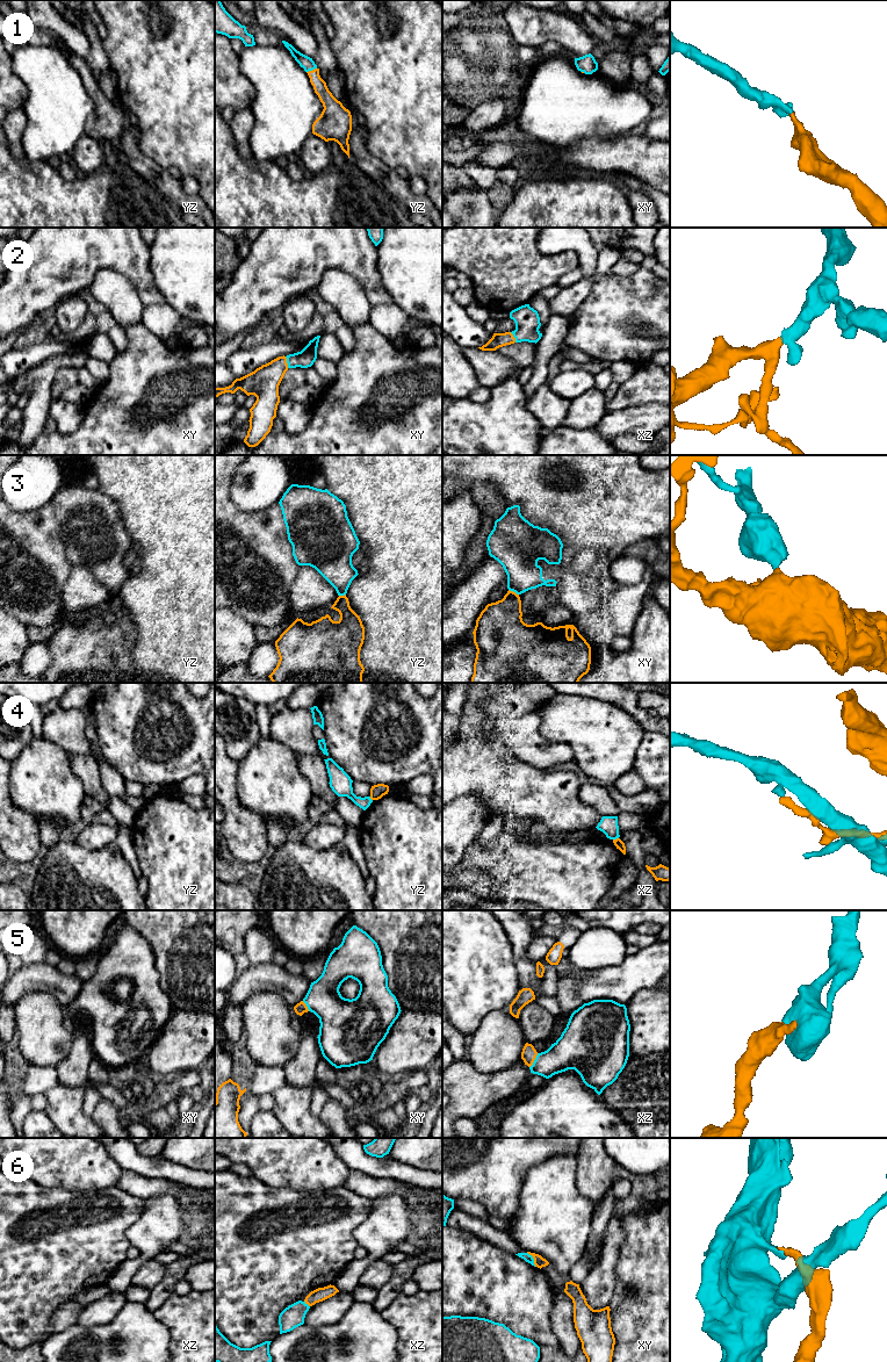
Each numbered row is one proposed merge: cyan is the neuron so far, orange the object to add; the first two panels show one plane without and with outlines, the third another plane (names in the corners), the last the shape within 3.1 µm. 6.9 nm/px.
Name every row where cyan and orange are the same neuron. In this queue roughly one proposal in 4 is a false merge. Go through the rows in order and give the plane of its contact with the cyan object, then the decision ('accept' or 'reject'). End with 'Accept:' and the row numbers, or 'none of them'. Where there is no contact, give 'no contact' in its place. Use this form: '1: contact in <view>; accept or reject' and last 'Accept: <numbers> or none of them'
1: contact in yz; accept
2: contact in xy; accept
3: contact in xy; reject
4: contact in xz; reject
5: contact in xz; accept
6: contact in xy; reject
Accept: 1, 2, 5

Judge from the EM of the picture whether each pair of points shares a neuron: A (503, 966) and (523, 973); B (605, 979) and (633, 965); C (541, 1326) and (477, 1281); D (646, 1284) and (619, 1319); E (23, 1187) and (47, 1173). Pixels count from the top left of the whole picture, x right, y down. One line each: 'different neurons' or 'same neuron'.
A: different neurons
B: same neuron
C: same neuron
D: same neuron
E: different neurons

